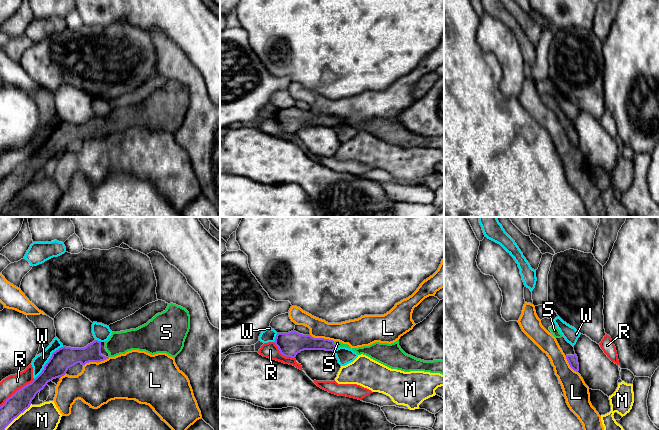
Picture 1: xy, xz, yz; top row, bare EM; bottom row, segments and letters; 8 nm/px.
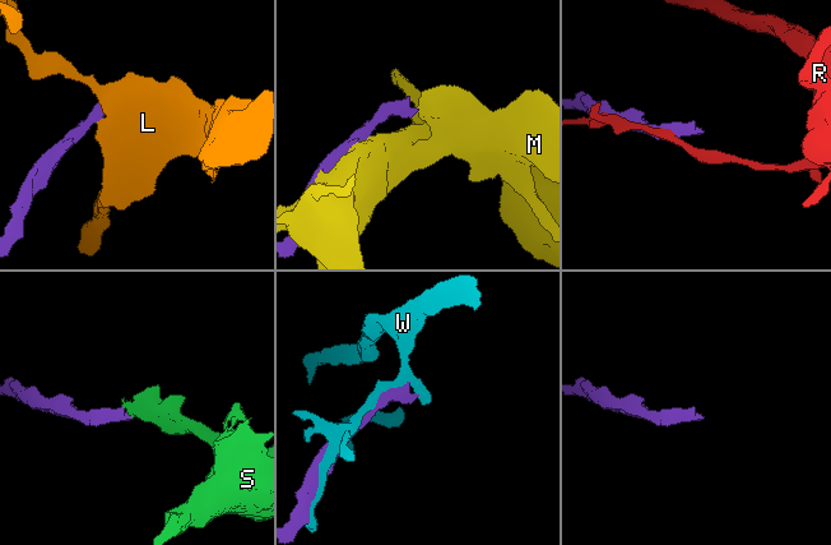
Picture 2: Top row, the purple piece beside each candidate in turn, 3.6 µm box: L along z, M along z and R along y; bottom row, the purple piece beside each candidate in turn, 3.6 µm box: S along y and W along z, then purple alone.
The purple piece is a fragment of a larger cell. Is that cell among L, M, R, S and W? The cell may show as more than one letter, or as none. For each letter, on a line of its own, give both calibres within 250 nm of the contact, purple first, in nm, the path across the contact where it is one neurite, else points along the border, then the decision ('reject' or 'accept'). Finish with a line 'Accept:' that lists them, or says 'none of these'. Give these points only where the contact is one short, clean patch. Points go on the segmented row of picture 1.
L: 170/360 nm | along xy (109, 357), (97, 362), (86, 362), (83, 365) | reject
M: 160/220 nm | reject
R: 160/140 nm | reject
S: 130/50 nm | accept
W: 180/110 nm | reject
Accept: S

